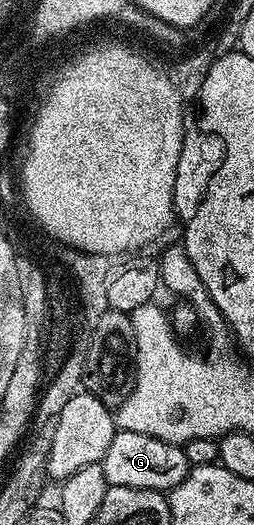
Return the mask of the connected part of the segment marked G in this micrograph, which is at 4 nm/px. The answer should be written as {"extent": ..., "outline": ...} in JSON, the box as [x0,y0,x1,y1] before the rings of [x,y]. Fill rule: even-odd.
{"extent":[102,431,190,494],"outline":[[[117,431],[102,461],[109,486],[134,486],[142,490],[154,490],[165,494],[177,488],[188,476],[190,467],[183,447],[150,434]]]}

